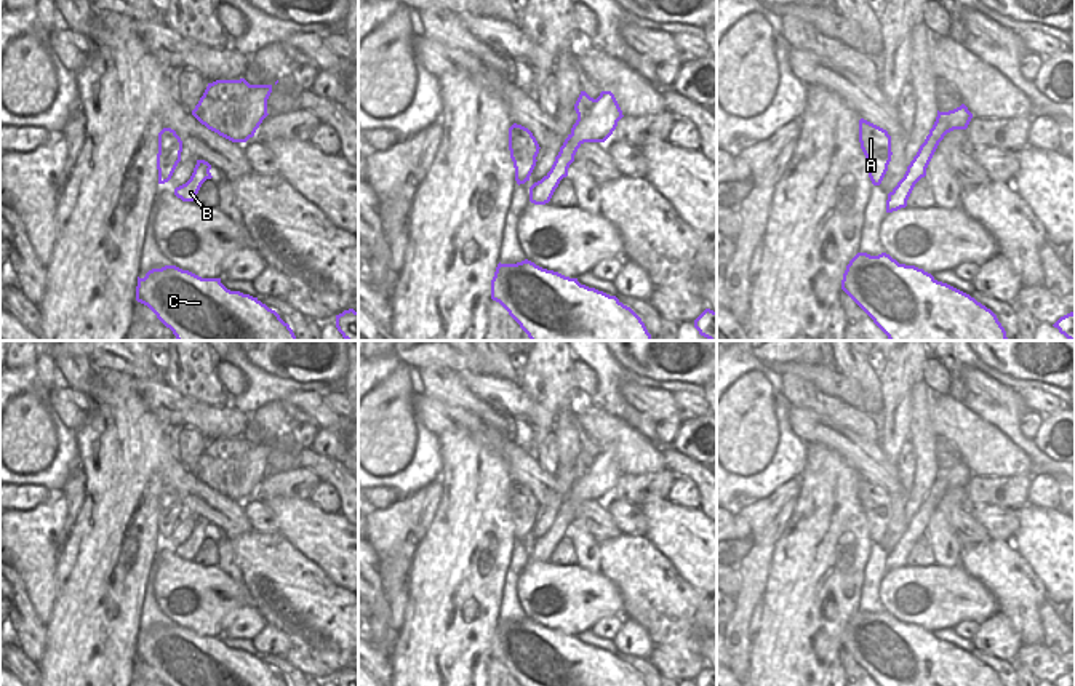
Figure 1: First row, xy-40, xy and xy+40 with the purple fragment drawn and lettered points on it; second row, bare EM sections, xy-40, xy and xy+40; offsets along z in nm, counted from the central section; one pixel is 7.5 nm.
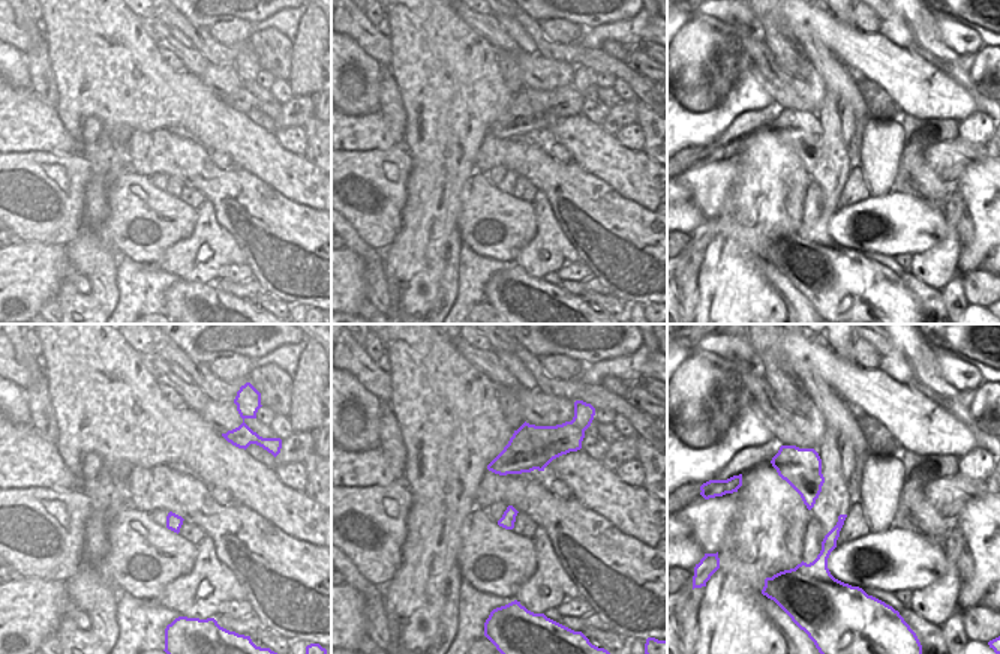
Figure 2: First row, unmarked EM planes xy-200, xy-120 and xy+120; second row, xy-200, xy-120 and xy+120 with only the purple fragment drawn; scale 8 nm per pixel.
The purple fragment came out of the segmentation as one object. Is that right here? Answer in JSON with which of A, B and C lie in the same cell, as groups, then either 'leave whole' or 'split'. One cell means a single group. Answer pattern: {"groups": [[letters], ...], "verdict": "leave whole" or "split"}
{"groups": [["A"], ["B", "C"]], "verdict": "split"}

